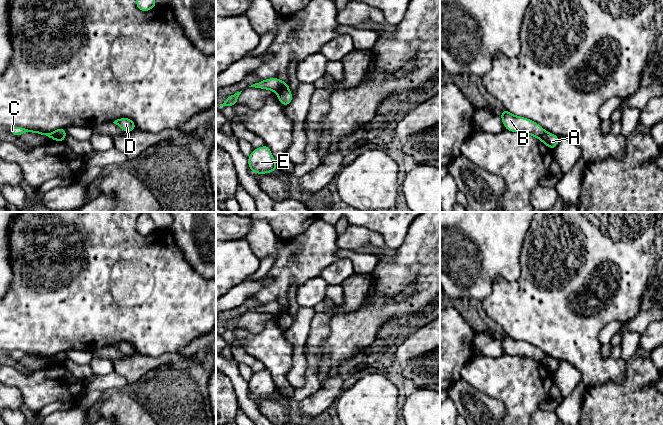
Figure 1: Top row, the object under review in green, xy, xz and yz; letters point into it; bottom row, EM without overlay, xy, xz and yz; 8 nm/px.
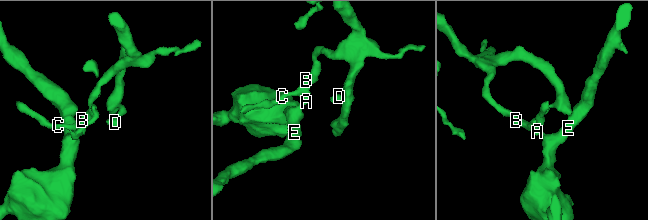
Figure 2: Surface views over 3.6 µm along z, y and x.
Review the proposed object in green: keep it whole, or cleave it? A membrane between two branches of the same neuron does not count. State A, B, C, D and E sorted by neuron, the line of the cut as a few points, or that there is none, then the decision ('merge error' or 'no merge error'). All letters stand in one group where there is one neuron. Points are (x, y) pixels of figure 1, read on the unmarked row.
groups A E / B C D; cut xz (288, 313), (277, 317); merge error

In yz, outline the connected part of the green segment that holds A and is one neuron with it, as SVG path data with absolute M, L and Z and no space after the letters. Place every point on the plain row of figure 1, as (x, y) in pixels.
M545 356L542 360L541 365L553 374L559 368L559 361L550 356Z

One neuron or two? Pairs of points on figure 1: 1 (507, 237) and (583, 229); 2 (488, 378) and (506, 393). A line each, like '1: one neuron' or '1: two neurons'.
1: two neurons
2: one neuron

